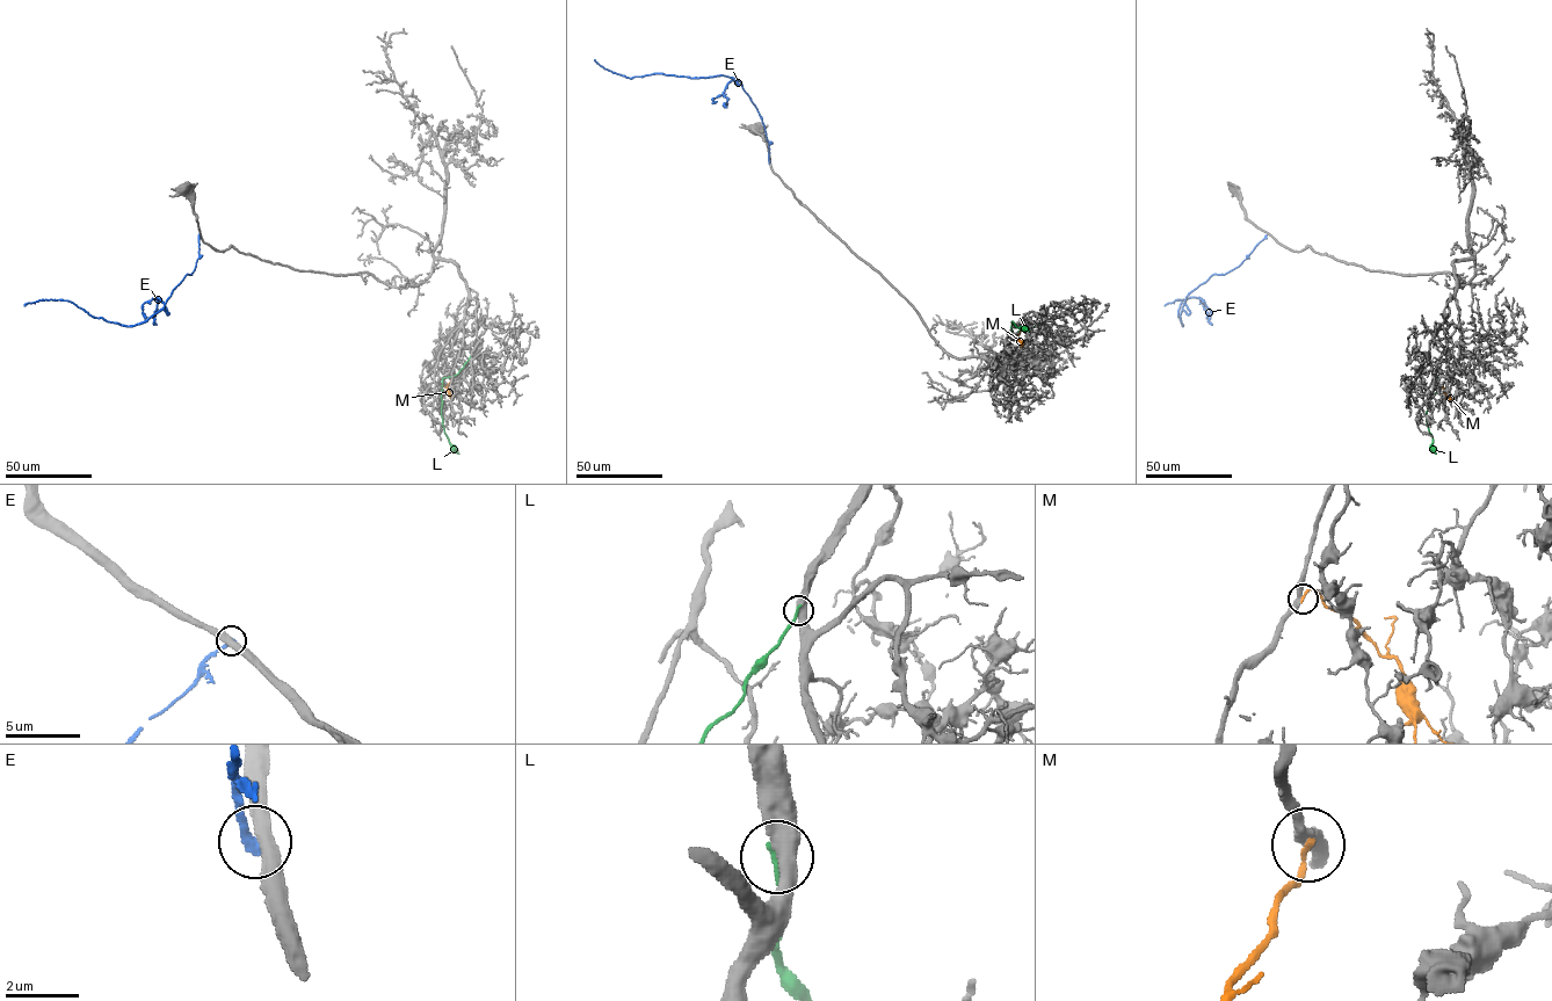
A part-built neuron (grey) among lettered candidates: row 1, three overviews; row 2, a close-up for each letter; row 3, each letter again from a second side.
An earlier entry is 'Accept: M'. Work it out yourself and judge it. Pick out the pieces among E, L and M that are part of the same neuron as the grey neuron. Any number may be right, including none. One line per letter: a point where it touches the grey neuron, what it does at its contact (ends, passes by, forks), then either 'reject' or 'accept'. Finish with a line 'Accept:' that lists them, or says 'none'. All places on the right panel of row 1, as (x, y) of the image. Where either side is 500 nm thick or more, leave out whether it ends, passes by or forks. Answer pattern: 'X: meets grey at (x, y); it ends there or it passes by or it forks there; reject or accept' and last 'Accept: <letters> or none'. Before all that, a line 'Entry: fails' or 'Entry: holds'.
Entry: holds
E: meets grey at (1268, 233); it ends there; reject
L: meets grey at (1429, 356); it ends there; reject
M: meets grey at (1433, 381); it ends there; accept
Accept: M

